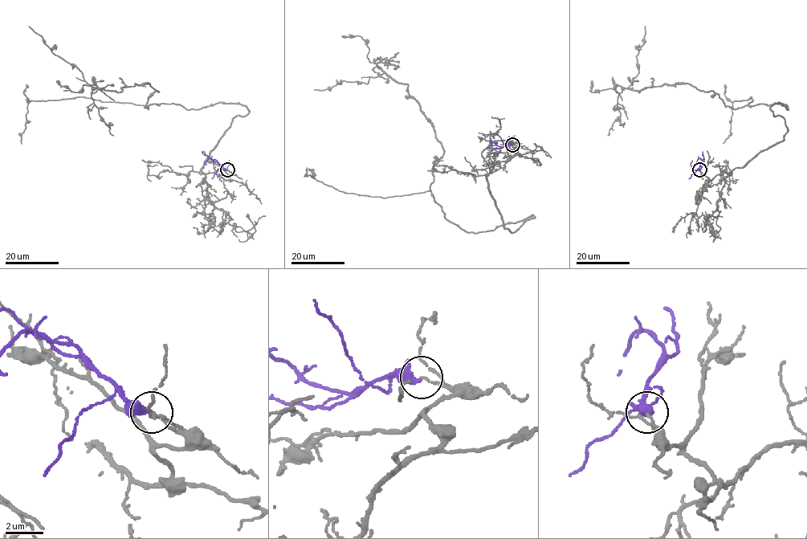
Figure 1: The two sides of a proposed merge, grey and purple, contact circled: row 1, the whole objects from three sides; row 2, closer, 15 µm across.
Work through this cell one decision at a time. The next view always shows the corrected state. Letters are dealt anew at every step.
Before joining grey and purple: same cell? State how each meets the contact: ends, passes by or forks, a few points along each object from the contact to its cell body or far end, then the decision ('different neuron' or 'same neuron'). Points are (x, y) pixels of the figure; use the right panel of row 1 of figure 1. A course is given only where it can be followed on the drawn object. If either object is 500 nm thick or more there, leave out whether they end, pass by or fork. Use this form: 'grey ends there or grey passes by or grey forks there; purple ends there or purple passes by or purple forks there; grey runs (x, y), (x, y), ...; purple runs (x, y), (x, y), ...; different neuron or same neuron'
grey ends there; purple ends there; grey runs (699, 169), (711, 180), (780, 142), (770, 108), (788, 107), (629, 88), (645, 26); purple runs (699, 169), (699, 165), (703, 161), (703, 151); different neuron

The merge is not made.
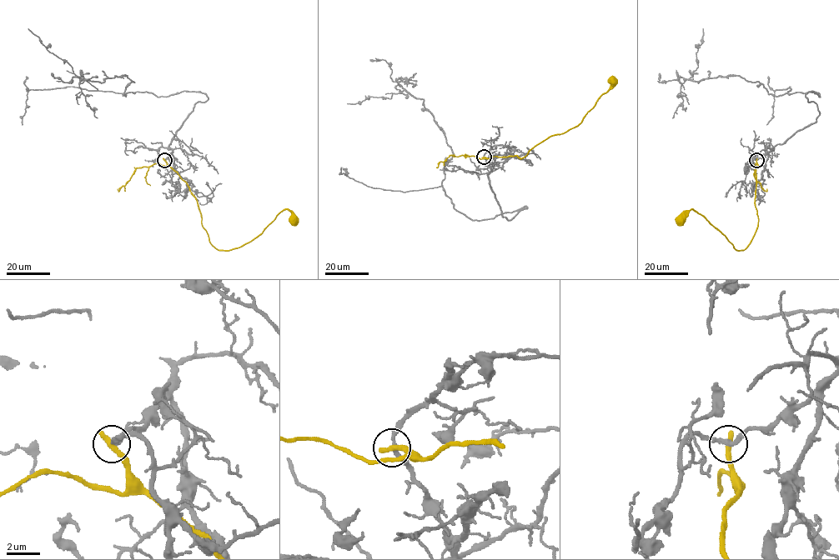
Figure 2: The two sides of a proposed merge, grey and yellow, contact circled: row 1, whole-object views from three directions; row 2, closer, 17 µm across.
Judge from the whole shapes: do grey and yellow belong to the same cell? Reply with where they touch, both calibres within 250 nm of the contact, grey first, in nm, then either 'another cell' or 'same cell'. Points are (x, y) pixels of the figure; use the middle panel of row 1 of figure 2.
place (484, 157); calibres 240 and 400 nm; another cell

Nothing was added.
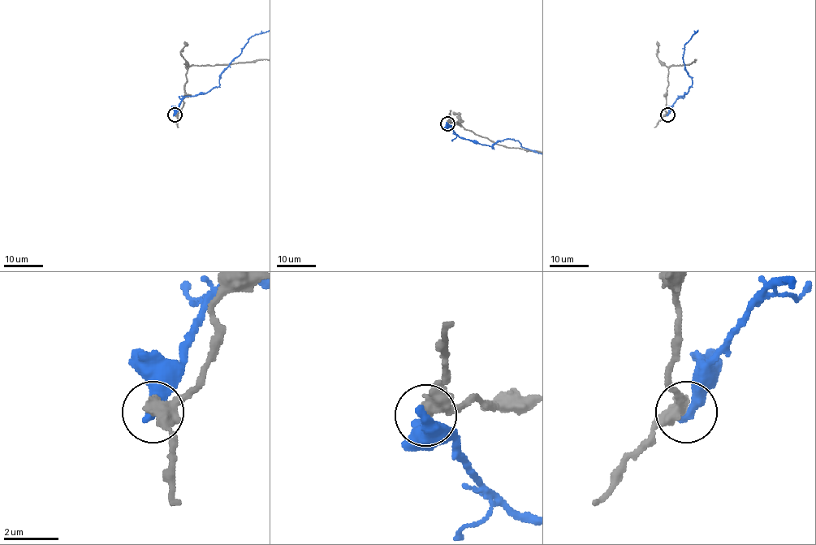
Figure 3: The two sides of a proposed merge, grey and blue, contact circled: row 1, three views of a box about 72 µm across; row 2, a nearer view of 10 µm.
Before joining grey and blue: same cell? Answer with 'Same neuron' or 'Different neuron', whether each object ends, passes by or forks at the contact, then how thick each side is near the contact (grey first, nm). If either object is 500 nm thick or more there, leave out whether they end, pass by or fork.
Different neuron. At the ring grey forks. At the ring blue ends. Thickness 360 nm (grey) against 480 nm

